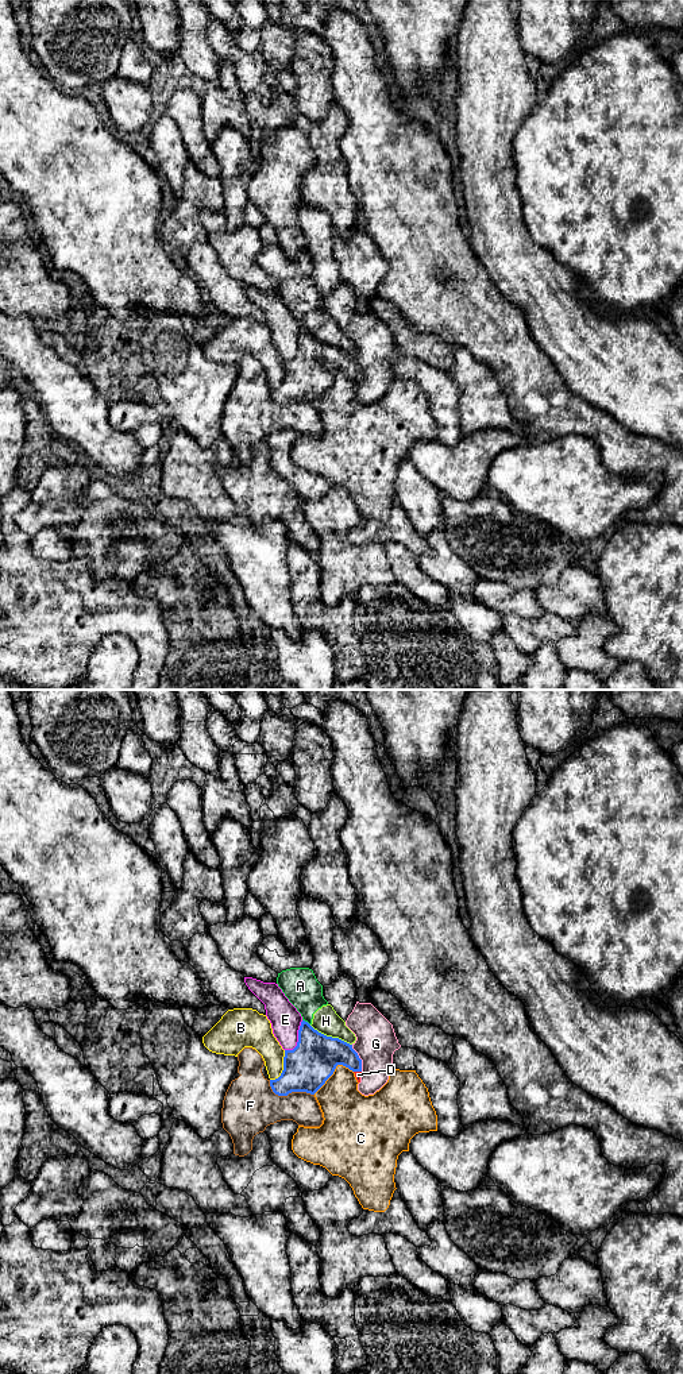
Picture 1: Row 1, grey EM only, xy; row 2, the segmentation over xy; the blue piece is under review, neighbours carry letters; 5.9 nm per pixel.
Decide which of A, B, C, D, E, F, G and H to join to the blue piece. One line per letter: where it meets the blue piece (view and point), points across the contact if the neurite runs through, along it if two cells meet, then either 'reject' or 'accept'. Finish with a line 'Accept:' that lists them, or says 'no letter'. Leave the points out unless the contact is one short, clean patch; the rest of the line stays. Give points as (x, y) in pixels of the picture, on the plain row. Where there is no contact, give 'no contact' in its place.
A: meets blue in xy at (307, 331); border along xy (303, 328), (309, 334); reject
B: meets blue in xy at (284, 377); reject
C: meets blue in xy at (334, 379); reject
D: meets blue in xy at (358, 379); reject
E: meets blue in xy at (298, 347); reject
F: meets blue in xy at (288, 402); reject
G: meets blue in xy at (359, 367); reject
H: meets blue in xy at (331, 346); reject
Accept: no letter

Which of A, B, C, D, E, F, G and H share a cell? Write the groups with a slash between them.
A H / B / C / D G / E / F

